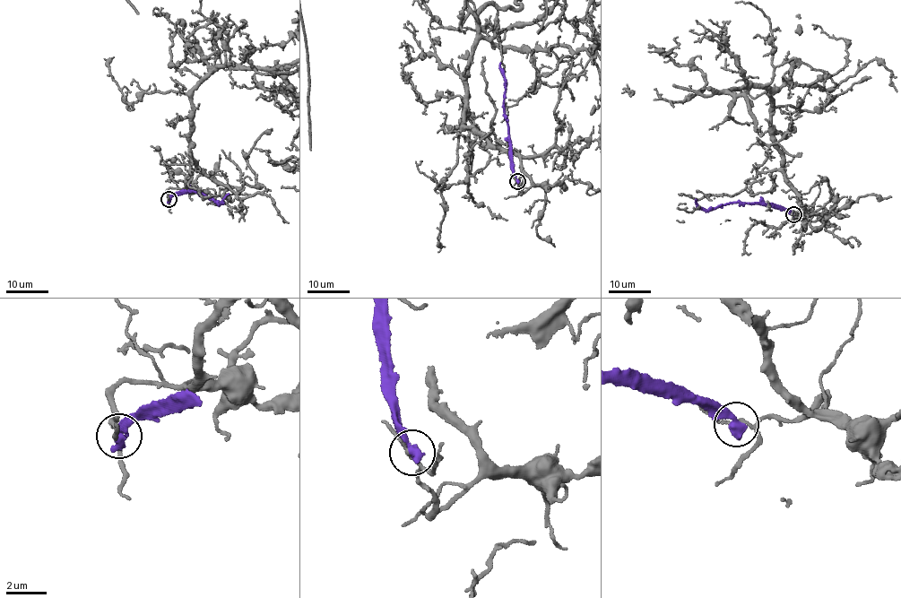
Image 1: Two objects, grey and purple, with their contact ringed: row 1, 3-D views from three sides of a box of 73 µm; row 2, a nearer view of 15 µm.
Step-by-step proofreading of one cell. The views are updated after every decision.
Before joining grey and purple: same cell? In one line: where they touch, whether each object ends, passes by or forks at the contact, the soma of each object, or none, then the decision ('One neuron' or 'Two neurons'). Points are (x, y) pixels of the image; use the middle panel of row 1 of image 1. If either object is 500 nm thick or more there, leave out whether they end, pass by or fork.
Place: (517, 181). Soma of grey: none. Soma of purple: none. Two neurons

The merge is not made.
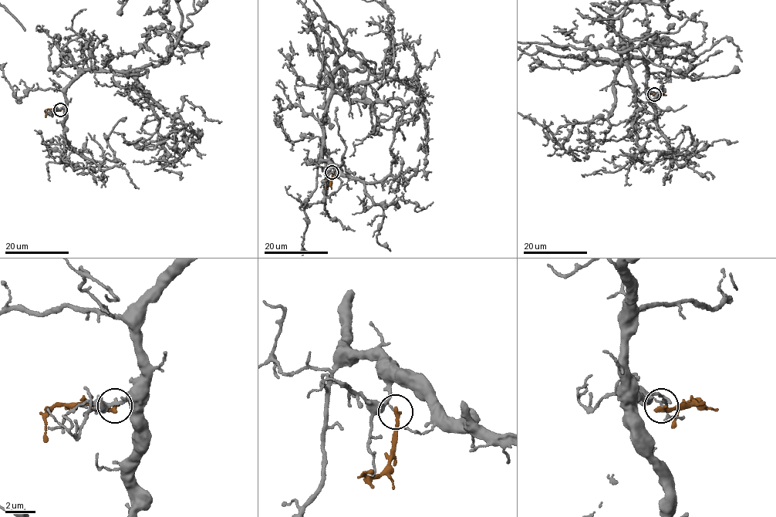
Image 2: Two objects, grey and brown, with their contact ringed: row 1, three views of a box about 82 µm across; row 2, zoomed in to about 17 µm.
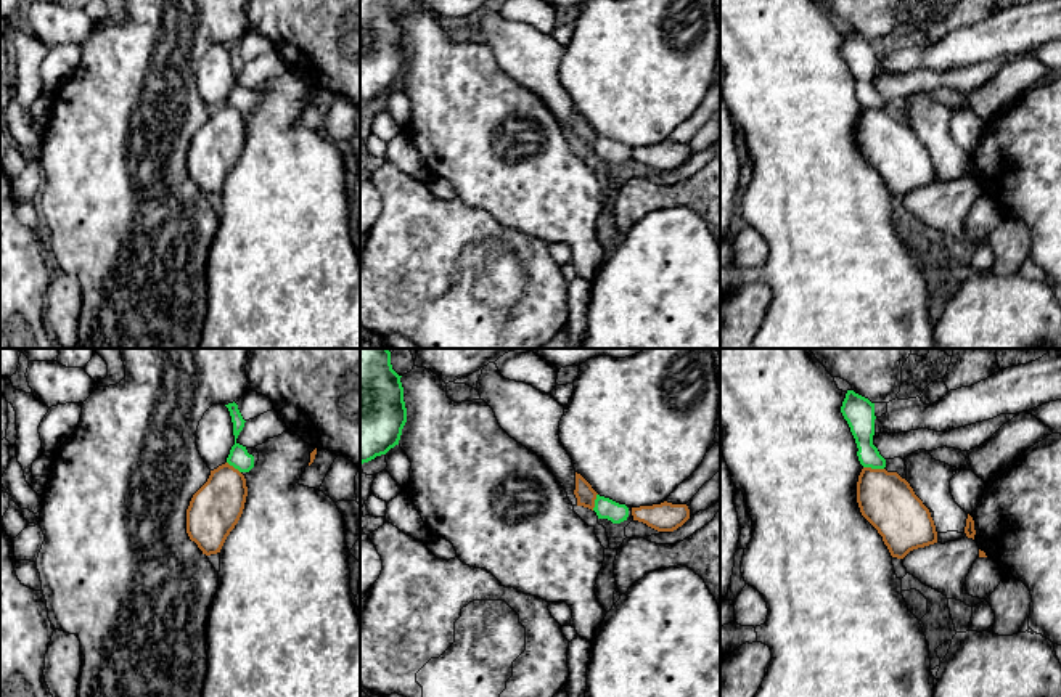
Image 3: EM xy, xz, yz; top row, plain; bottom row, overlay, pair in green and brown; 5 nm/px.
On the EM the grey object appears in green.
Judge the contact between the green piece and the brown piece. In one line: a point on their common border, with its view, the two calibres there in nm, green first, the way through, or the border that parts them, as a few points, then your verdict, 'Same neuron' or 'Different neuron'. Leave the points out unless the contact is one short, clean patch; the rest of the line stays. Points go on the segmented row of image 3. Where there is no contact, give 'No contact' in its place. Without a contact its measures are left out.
Touches green at yz (873, 468). Thickness 140 nm (green) against 280 nm. Boundary: yz (864, 466), (883, 469). Different neuron

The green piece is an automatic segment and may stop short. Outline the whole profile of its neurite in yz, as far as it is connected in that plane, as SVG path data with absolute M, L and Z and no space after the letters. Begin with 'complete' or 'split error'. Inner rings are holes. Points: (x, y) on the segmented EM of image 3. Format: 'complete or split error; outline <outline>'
complete; outline M847 390L841 406L841 413L847 421L850 432L857 443L857 456L863 467L884 469L886 459L879 454L873 445L875 435L875 403L868 398Z

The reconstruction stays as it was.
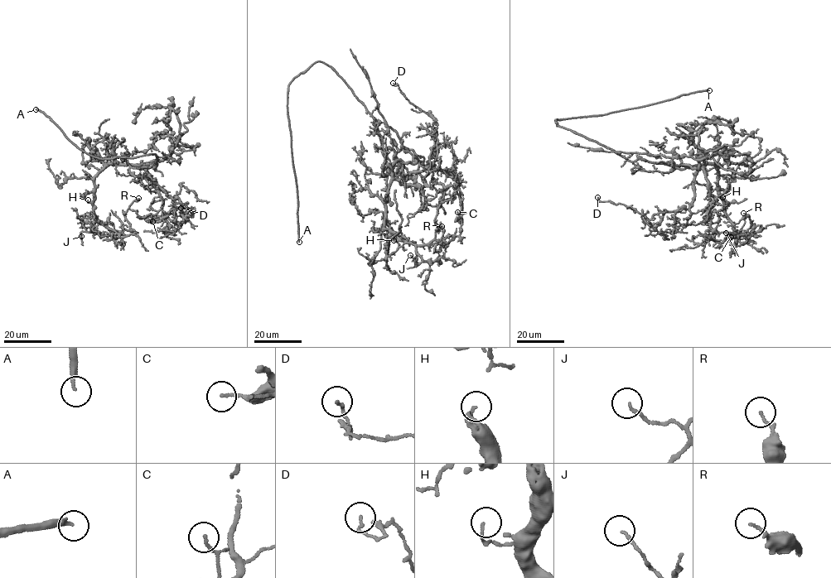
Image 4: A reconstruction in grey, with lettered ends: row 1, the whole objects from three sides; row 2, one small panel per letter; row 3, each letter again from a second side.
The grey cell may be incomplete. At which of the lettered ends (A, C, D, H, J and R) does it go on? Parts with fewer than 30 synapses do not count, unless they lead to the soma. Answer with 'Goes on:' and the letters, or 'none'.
Goes on: A

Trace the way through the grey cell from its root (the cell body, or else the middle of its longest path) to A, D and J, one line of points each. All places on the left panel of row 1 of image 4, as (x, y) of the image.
A: (157, 166), (155, 153), (103, 160), (88, 154), (69, 141), (49, 117), (36, 109)
D: (157, 166), (155, 170), (153, 166), (137, 166), (186, 205), (192, 214), (181, 208)
J: (157, 166), (155, 170), (152, 166), (140, 169), (113, 162), (102, 170), (94, 180), (96, 220), (81, 236)

